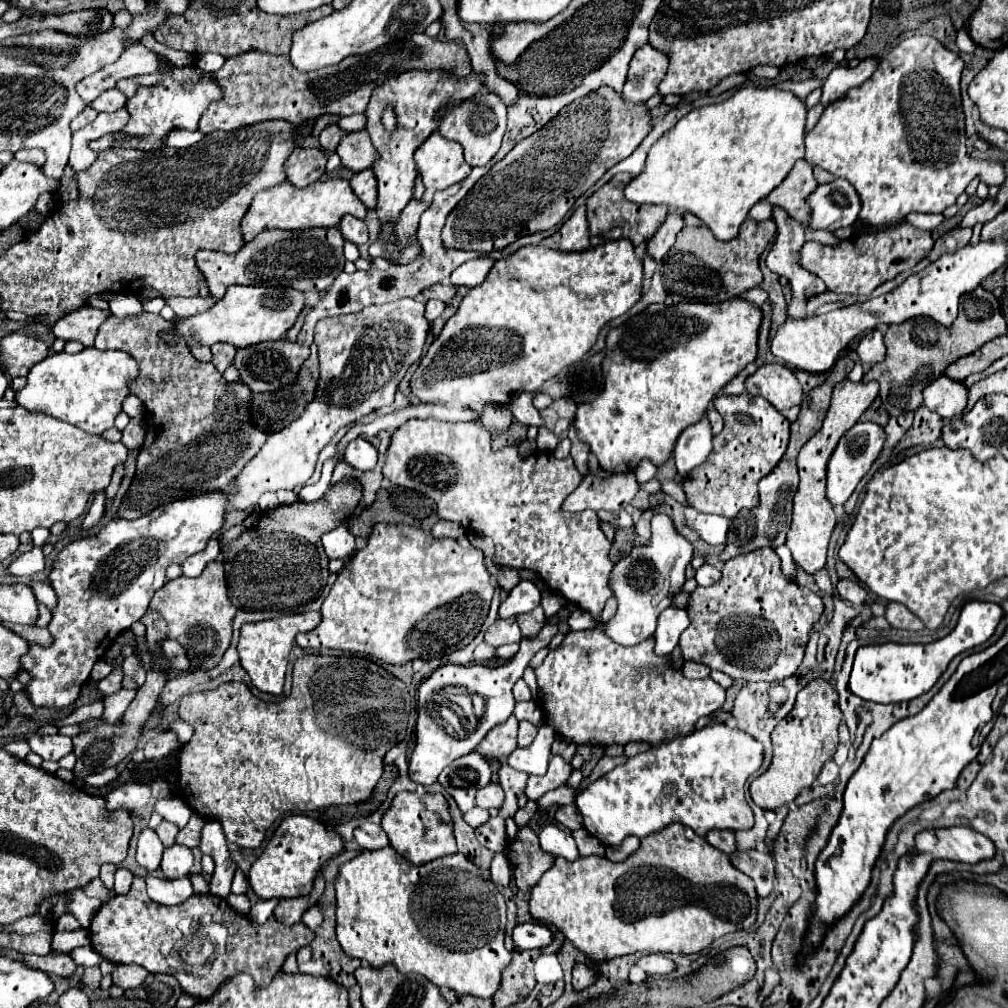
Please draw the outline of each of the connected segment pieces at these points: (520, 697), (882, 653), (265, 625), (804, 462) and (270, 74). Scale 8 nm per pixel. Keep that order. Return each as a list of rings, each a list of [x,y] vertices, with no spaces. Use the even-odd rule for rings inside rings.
[[[519,679],[519,681],[515,683],[515,687],[513,687],[513,697],[515,697],[515,701],[529,701],[529,699],[531,699],[529,687],[527,687],[527,683],[525,683],[523,679]]]
[[[971,601],[963,607],[957,627],[939,641],[933,641],[929,645],[883,643],[883,645],[859,647],[859,651],[855,655],[849,687],[857,697],[861,697],[865,701],[873,701],[873,703],[911,701],[911,699],[927,693],[937,683],[937,679],[943,675],[943,671],[947,669],[949,661],[955,655],[985,643],[995,633],[1003,615],[1005,613],[997,603]]]
[[[309,611],[309,613],[301,613],[301,615],[287,615],[287,617],[279,617],[279,619],[247,623],[241,627],[241,639],[237,645],[239,659],[241,659],[243,669],[249,673],[253,685],[259,691],[269,693],[269,695],[281,695],[283,693],[287,659],[289,659],[291,647],[295,645],[295,635],[313,631],[319,623],[321,623],[321,613]]]
[[[843,379],[835,385],[831,407],[827,411],[827,417],[821,425],[821,429],[803,445],[803,449],[797,455],[797,469],[799,469],[799,487],[793,499],[793,521],[791,529],[787,531],[787,547],[793,553],[795,563],[805,573],[817,573],[825,567],[827,559],[827,547],[831,533],[835,529],[837,517],[833,513],[833,505],[827,499],[827,461],[831,453],[835,451],[839,439],[859,421],[859,417],[867,411],[867,407],[877,397],[877,383],[851,383],[849,379]]]
[[[425,33],[409,35],[401,41],[387,43],[377,51],[365,55],[349,55],[343,63],[323,67],[319,71],[303,73],[293,67],[289,55],[269,55],[261,51],[247,51],[235,55],[213,73],[215,83],[223,87],[223,97],[213,101],[199,119],[201,133],[231,131],[267,119],[285,119],[291,123],[305,123],[325,113],[353,115],[363,113],[371,91],[381,83],[403,71],[443,71],[455,79],[465,79],[473,73],[469,55],[463,45],[455,41],[439,41]]]

